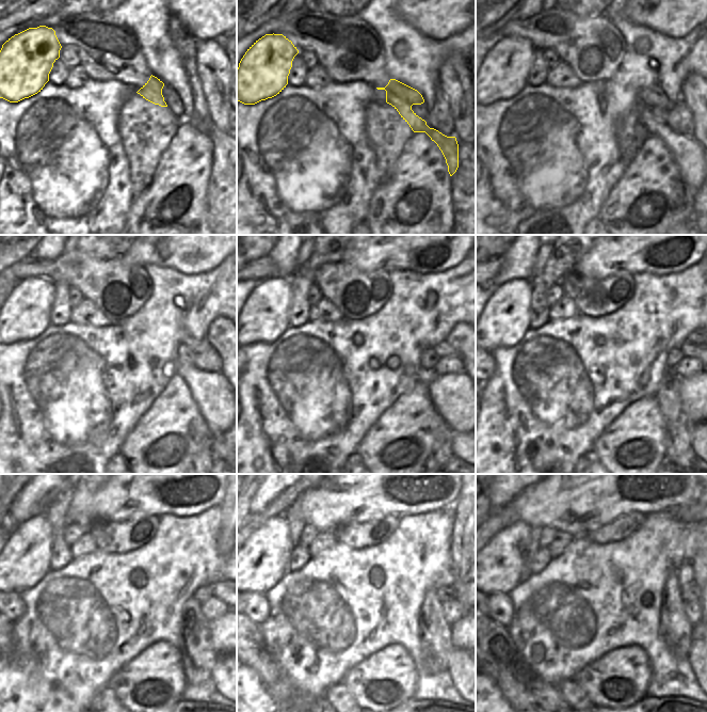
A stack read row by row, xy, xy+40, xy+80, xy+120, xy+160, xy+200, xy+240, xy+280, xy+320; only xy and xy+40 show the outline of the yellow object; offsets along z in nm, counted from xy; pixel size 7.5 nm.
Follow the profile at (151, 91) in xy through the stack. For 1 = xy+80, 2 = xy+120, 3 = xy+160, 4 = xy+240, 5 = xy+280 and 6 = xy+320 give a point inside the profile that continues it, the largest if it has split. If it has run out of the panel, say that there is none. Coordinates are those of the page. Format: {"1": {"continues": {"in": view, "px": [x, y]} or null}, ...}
{"1": {"continues": {"in": "xy+80", "px": [688, 153]}}, "2": {"continues": {"in": "xy+120", "px": [214, 396]}}, "3": {"continues": {"in": "xy+160", "px": [453, 395]}}, "4": {"continues": {"in": "xy+240", "px": [214, 626]}}, "5": {"continues": {"in": "xy+280", "px": [453, 628]}}, "6": {"continues": {"in": "xy+320", "px": [692, 634]}}}

